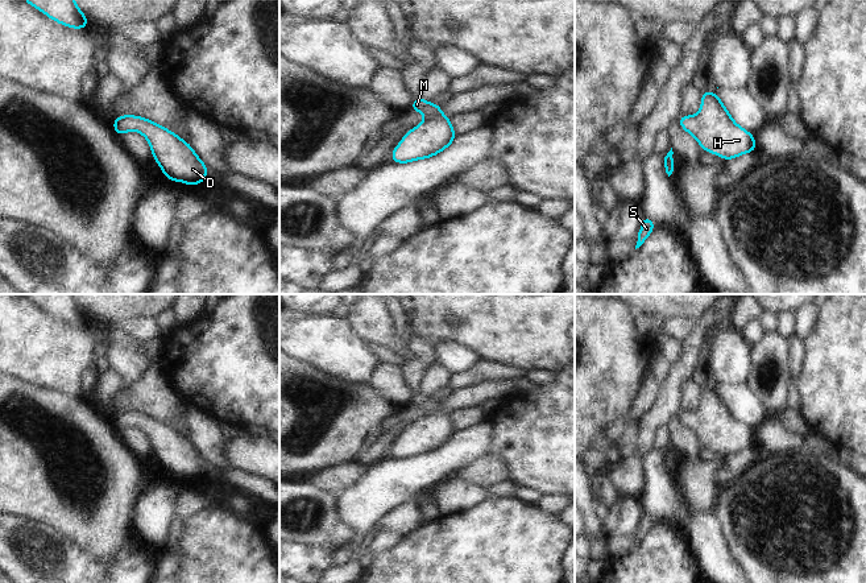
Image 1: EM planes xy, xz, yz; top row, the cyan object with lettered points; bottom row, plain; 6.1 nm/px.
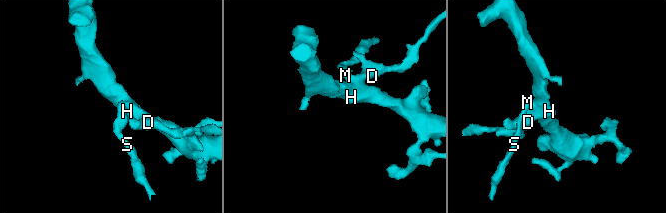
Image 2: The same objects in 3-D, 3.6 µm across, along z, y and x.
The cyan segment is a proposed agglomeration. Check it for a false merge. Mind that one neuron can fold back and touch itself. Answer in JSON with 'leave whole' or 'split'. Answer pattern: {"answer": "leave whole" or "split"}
{"answer": "leave whole"}

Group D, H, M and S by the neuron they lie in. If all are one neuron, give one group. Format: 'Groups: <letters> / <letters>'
Groups: D H M S.

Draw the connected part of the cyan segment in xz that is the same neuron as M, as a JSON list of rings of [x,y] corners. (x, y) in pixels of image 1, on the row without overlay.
[[[415,392],[410,405],[420,408],[427,414],[410,425],[393,445],[391,456],[395,459],[434,452],[456,434],[451,414],[442,409],[439,400]]]

